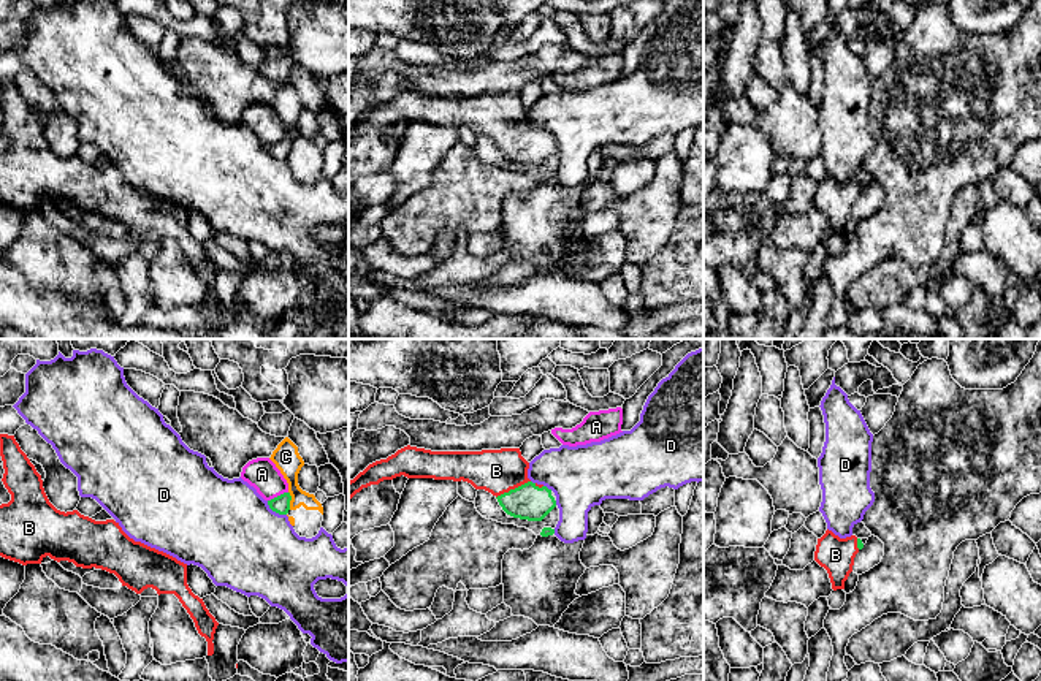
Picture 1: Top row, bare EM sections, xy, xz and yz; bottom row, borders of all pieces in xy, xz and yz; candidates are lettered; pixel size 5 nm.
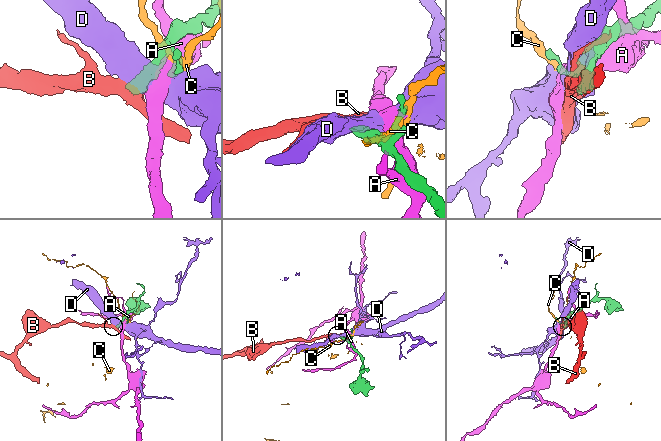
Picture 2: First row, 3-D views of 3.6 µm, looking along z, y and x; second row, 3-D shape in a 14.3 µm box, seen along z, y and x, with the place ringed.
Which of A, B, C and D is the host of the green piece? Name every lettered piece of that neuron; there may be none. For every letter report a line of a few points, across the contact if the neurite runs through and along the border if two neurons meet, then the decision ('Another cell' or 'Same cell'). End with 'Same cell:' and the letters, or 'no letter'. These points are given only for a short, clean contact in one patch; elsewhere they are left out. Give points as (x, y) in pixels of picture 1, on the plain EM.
A: Another cell
B: Line: xz (528, 146), (512, 135), (496, 116). Same cell
C: Another cell
D: Another cell
Same cell: B

